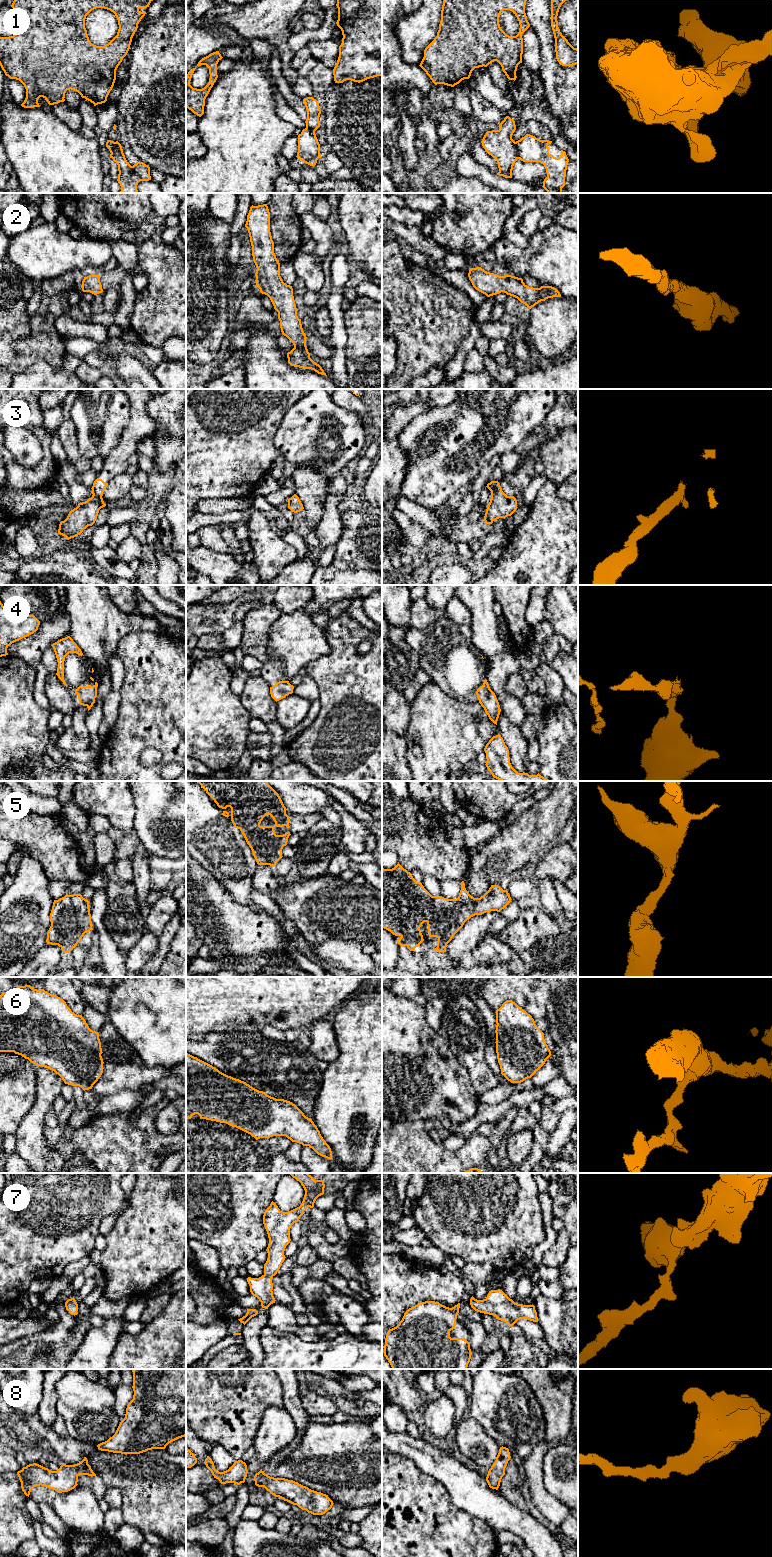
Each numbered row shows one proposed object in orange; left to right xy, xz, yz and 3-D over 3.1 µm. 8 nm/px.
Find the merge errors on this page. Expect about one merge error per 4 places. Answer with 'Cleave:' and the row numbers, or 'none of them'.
Cleave: 1

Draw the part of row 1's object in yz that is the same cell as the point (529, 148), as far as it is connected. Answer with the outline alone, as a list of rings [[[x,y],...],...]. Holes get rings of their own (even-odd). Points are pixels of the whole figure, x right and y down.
[[[526,134],[515,142],[517,156],[523,162],[540,162],[544,165],[547,177],[543,181],[543,188],[547,193],[562,193],[569,159],[566,152],[556,158],[549,154],[548,145],[552,141],[540,140],[533,135]]]

